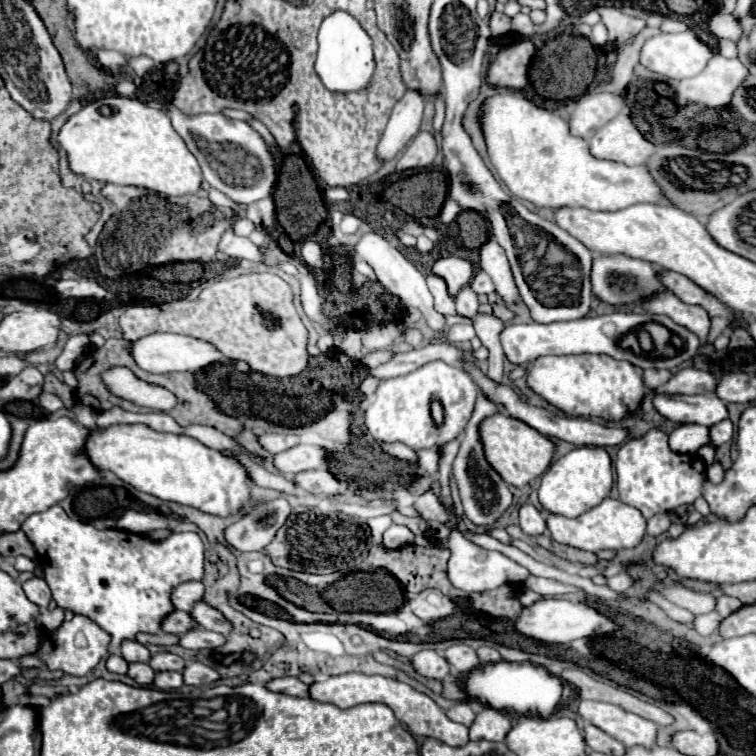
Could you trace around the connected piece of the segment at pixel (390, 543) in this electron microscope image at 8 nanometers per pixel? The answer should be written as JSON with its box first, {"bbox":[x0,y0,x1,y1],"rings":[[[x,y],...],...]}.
{"bbox":[383,525,414,549],"rings":[[[393,525],[383,535],[383,543],[391,549],[399,549],[414,542],[414,534],[403,525]]]}

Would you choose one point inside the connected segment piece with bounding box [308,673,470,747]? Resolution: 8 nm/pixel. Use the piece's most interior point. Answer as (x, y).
(418, 711)

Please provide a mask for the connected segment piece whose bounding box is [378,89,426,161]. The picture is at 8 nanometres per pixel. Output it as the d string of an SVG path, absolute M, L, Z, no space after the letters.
M408 89L406 95L396 103L386 131L378 145L378 155L384 161L392 161L396 153L420 131L420 121L426 105L426 95L416 89Z

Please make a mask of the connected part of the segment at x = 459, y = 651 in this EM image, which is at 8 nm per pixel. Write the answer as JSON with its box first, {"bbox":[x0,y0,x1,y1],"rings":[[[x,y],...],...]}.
{"bbox":[442,643,480,675],"rings":[[[456,643],[448,649],[444,649],[442,653],[446,657],[446,661],[450,663],[450,669],[452,669],[452,675],[458,675],[458,673],[468,673],[470,669],[474,669],[476,665],[480,665],[478,657],[476,657],[476,651],[464,643]]]}

